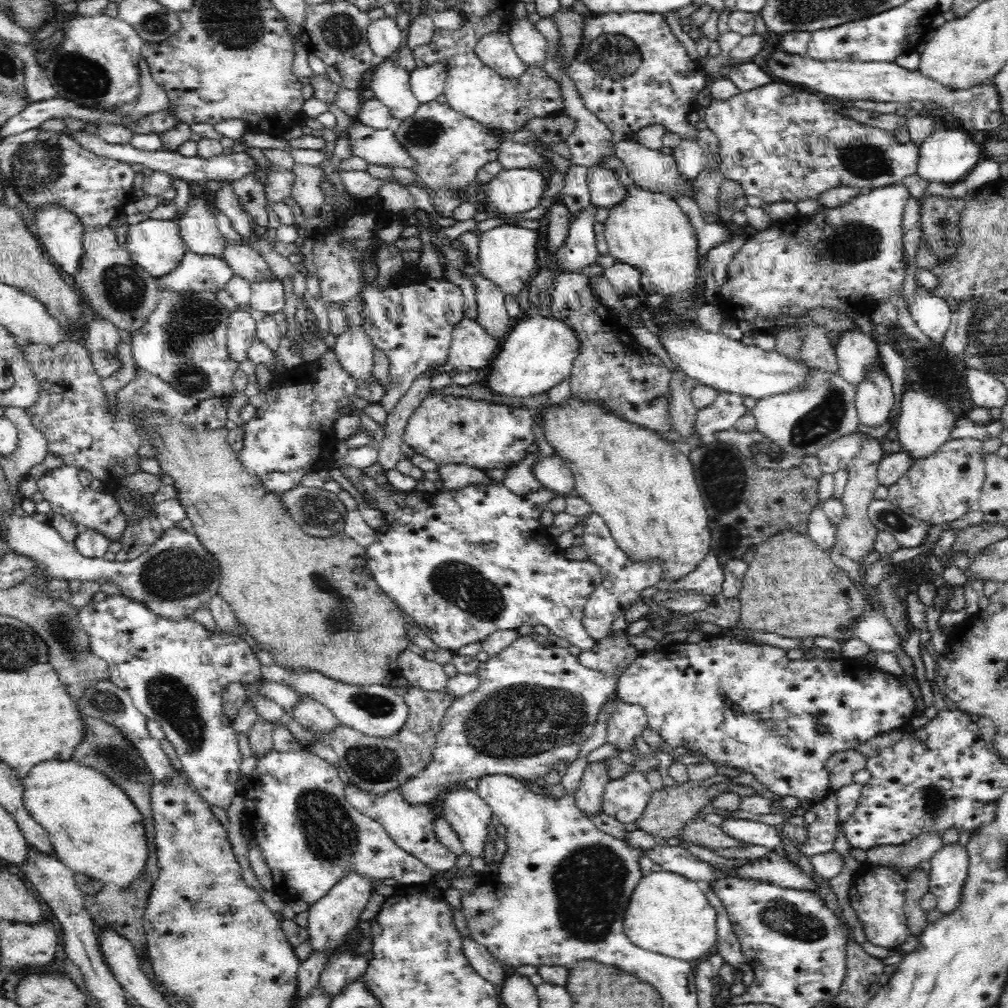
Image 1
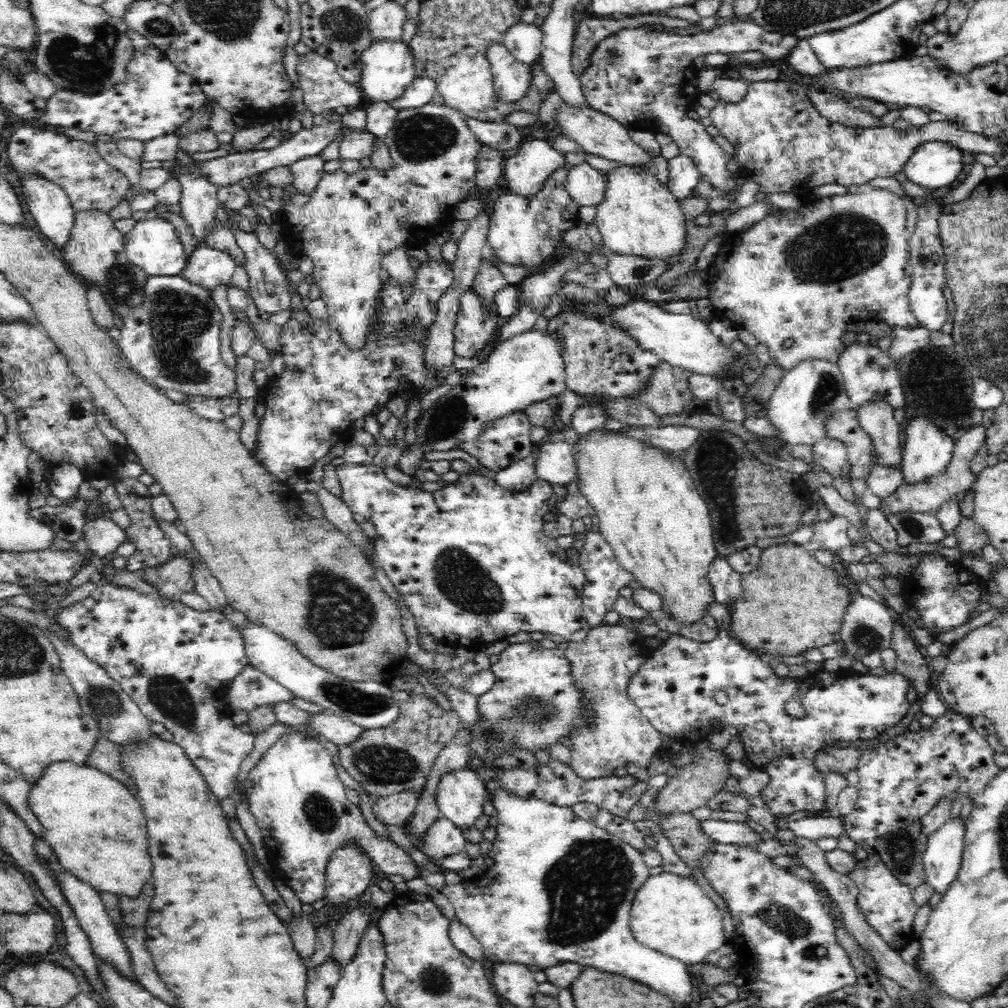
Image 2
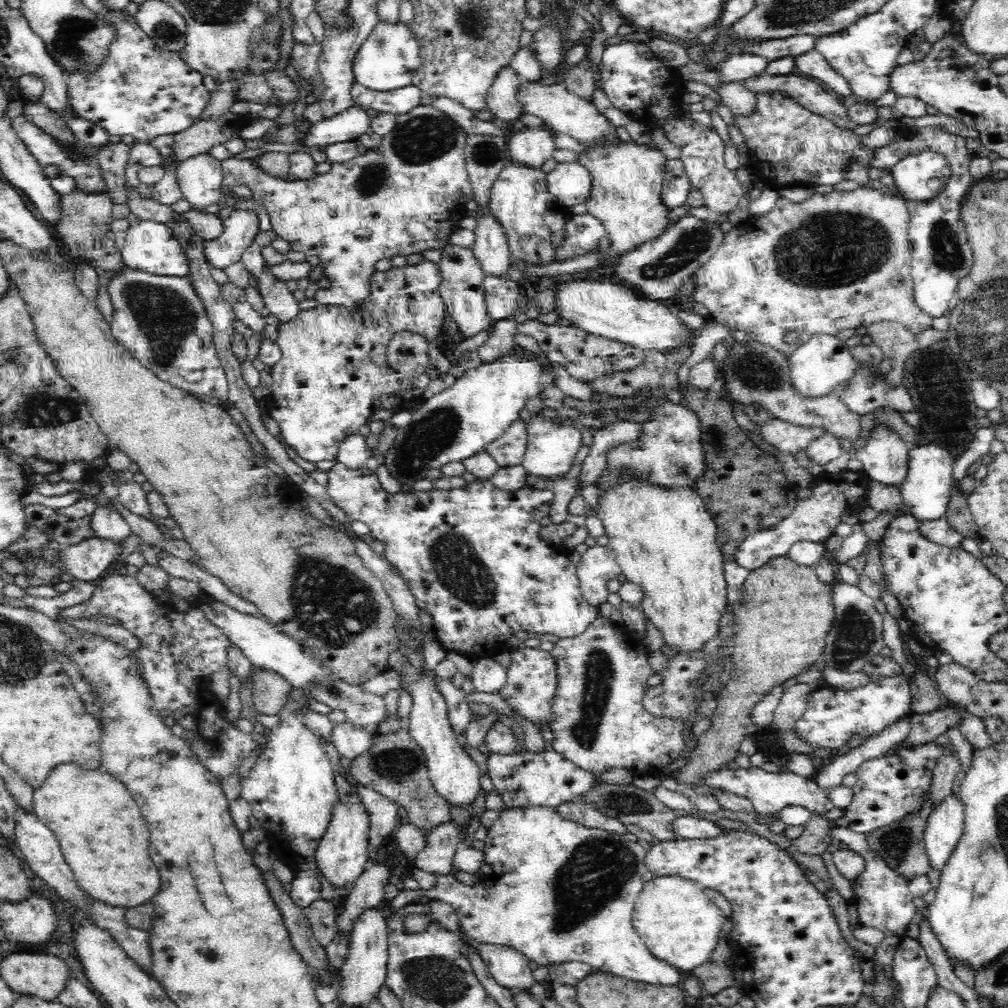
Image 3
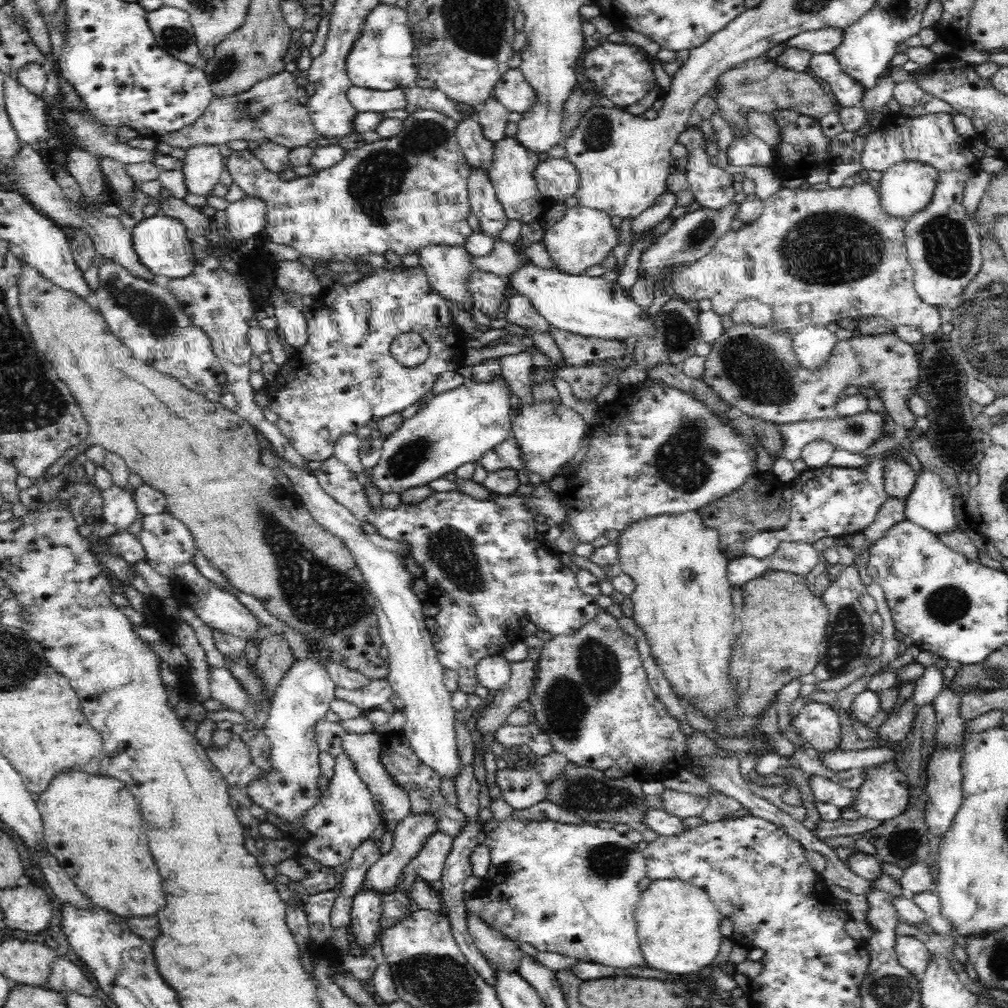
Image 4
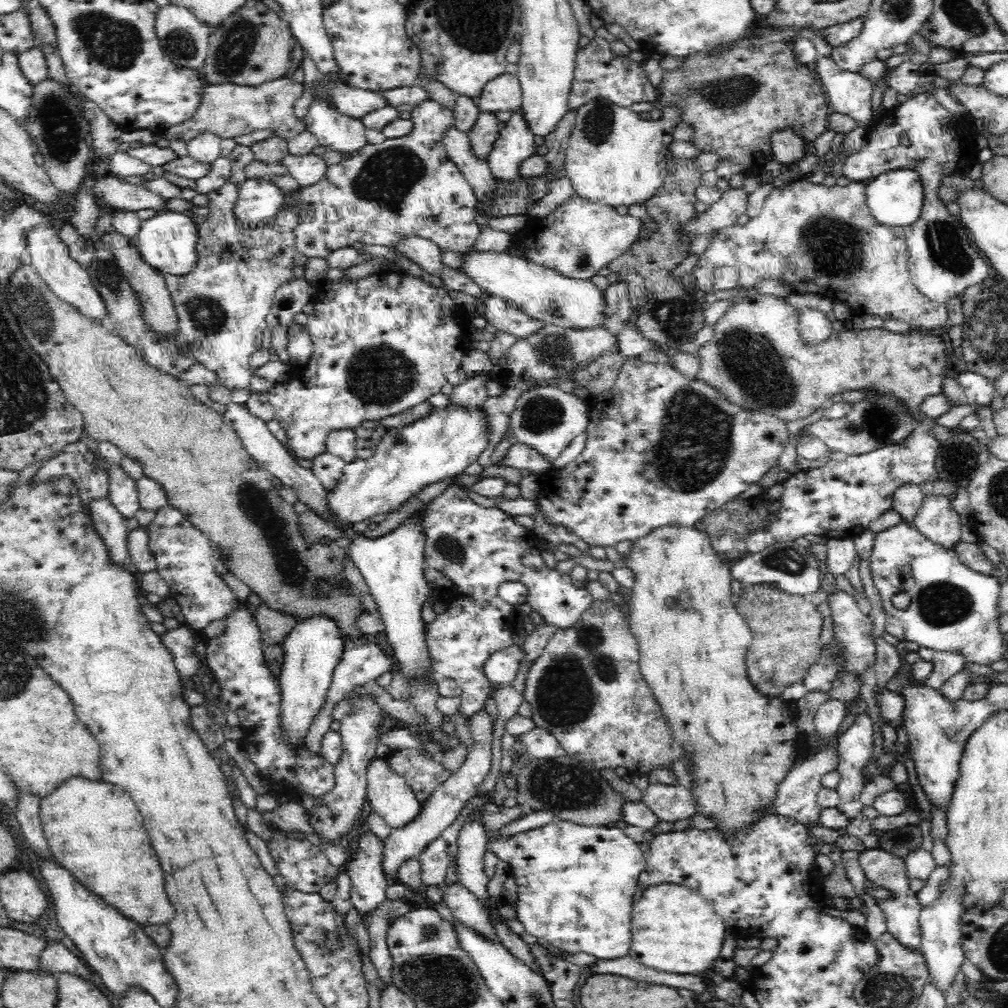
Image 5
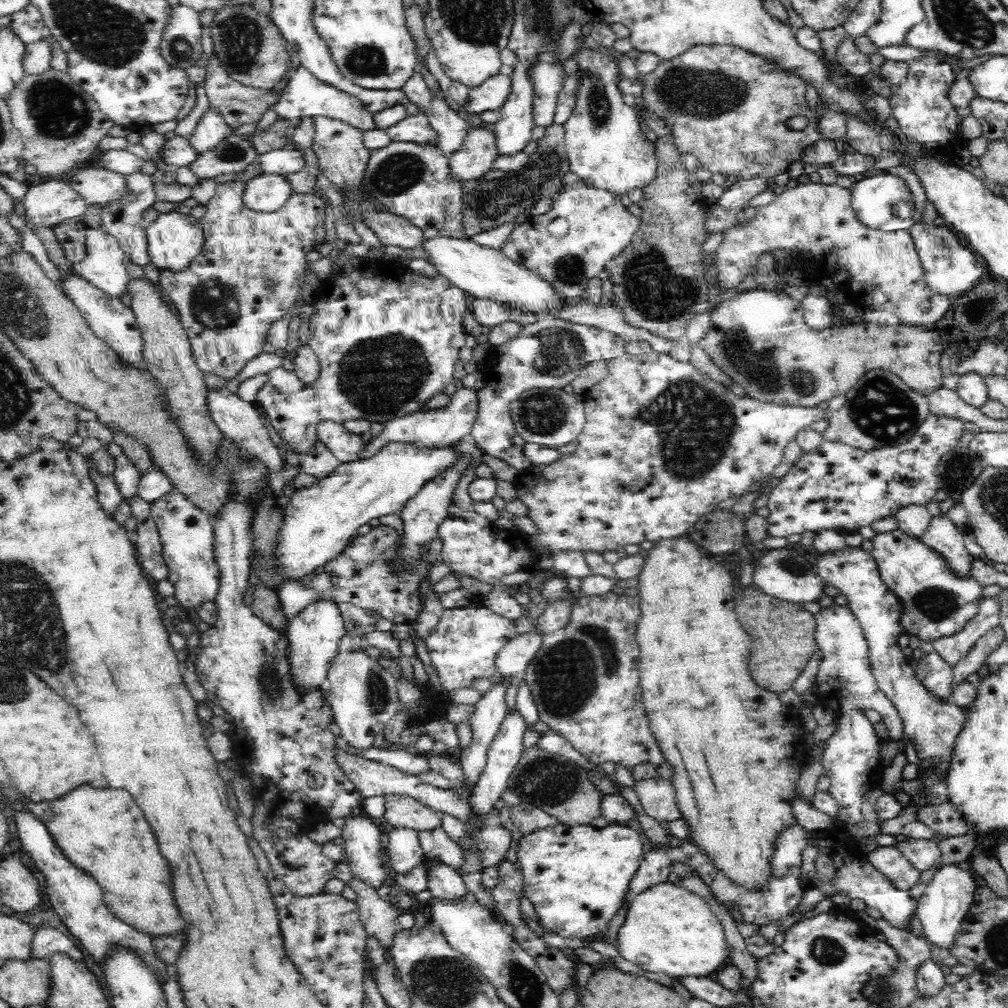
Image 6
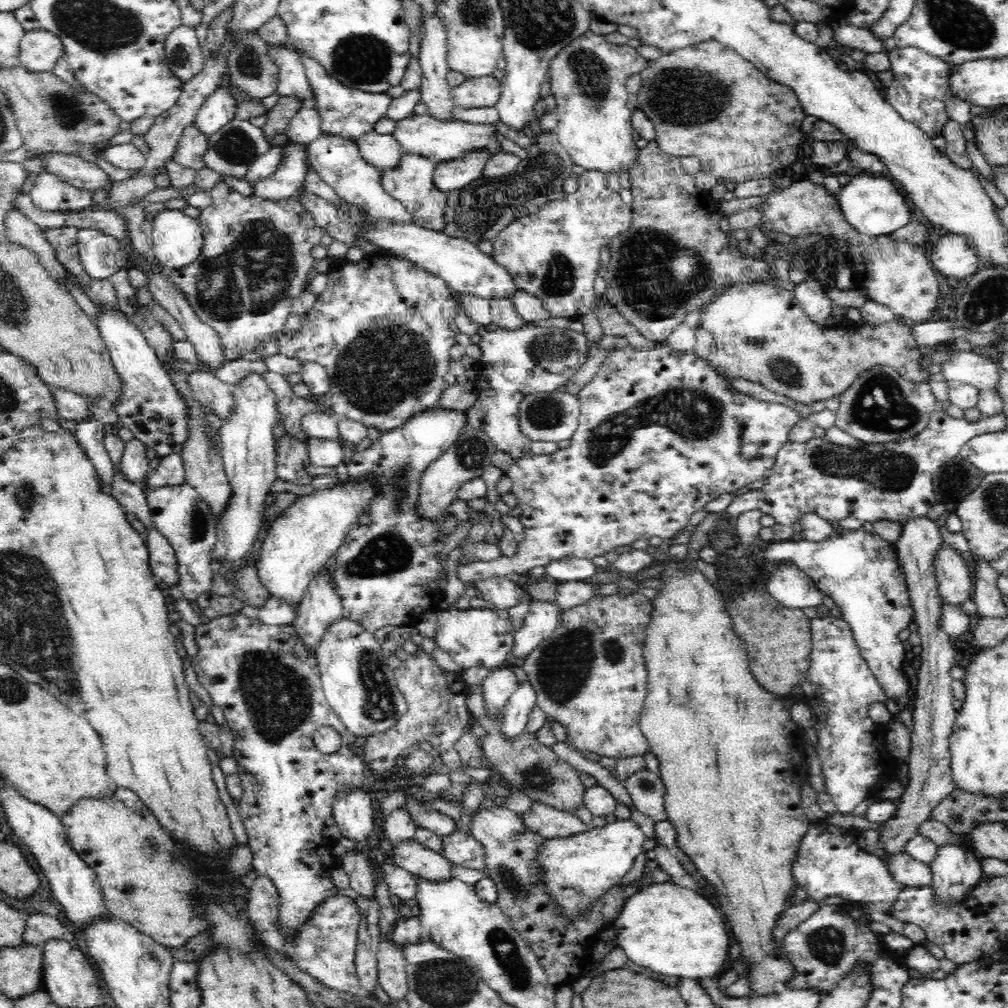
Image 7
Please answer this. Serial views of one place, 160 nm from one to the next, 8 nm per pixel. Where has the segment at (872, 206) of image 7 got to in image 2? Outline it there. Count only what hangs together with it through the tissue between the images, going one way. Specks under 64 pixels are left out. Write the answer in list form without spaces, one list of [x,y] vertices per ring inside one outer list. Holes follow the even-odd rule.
[[[930,141],[918,146],[904,164],[903,171],[910,182],[926,188],[929,194],[939,194],[948,190],[952,184],[958,183],[958,176],[962,174],[964,167],[964,153],[959,148],[944,141]]]

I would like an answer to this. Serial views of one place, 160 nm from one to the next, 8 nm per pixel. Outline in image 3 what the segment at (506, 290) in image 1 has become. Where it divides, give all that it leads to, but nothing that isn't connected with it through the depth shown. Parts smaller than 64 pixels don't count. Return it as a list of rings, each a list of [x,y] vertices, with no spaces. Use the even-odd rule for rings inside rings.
[[[508,160],[500,170],[489,195],[489,211],[501,224],[513,259],[534,264],[556,261],[556,248],[564,238],[564,224],[573,214],[548,191],[546,174],[541,168],[520,166]]]

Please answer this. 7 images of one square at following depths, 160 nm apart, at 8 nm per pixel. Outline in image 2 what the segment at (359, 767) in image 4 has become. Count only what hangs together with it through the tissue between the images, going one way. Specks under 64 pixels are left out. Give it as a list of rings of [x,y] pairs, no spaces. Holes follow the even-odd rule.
[[[327,712],[312,716],[307,724],[318,735],[324,736],[326,740],[332,742],[332,744],[336,744],[336,746],[357,740],[364,731],[362,726],[354,724],[337,714]]]

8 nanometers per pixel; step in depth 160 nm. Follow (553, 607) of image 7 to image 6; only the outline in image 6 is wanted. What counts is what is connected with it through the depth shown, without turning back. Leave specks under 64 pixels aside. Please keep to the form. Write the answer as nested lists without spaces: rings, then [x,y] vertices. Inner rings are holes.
[[[535,626],[528,633],[514,635],[496,655],[496,677],[514,678],[516,675],[524,675],[543,638]]]

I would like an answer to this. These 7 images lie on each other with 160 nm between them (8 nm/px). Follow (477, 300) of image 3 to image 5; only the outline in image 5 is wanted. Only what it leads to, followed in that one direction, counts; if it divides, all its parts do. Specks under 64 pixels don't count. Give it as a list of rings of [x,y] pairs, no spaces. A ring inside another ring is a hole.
[[[410,234],[398,239],[394,248],[432,276],[440,277],[442,274],[442,268],[445,267],[442,261],[443,250],[435,242]]]

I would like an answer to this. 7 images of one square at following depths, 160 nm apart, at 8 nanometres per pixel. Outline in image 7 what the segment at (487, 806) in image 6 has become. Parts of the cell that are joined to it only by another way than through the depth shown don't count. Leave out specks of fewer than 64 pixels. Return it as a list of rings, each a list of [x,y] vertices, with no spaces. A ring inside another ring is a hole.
[[[528,681],[518,684],[503,710],[501,734],[516,739],[527,731],[528,716],[536,702],[536,691]]]

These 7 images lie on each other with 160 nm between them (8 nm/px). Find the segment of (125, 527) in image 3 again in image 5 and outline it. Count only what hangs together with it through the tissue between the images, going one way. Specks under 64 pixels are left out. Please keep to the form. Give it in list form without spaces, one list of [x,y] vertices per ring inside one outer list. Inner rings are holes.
[[[112,465],[109,476],[109,496],[112,505],[116,507],[124,519],[135,517],[136,512],[140,510],[137,482],[128,477],[120,465]]]

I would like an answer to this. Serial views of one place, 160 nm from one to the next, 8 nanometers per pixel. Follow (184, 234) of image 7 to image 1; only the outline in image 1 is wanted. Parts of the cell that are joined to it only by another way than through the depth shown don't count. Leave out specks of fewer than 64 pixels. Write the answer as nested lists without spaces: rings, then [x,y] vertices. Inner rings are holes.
[[[149,218],[139,223],[129,225],[127,242],[125,244],[129,258],[142,268],[145,268],[154,278],[158,279],[166,273],[171,273],[180,266],[185,252],[185,242],[181,237],[180,225],[177,220],[156,220]]]

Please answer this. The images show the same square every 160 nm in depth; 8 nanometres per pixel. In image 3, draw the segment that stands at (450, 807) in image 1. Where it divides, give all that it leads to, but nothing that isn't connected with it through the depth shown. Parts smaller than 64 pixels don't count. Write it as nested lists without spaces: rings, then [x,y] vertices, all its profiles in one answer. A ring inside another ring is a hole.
[[[412,662],[412,666],[406,670],[406,676],[402,676],[402,688],[404,688],[404,690],[410,690],[410,692],[414,694],[414,706],[412,706],[408,716],[408,731],[410,737],[417,743],[420,750],[424,751],[429,770],[429,779],[432,781],[438,794],[449,806],[467,808],[476,800],[476,796],[478,796],[478,792],[480,792],[480,769],[478,769],[474,760],[457,742],[456,731],[453,729],[452,724],[450,724],[448,716],[446,716],[446,701],[443,695],[439,693],[439,686],[435,685],[435,676],[434,682],[432,682],[432,678],[430,678],[430,672],[426,672],[426,674],[422,676],[422,666],[420,666],[420,664],[416,666],[416,664],[418,664],[418,662]]]

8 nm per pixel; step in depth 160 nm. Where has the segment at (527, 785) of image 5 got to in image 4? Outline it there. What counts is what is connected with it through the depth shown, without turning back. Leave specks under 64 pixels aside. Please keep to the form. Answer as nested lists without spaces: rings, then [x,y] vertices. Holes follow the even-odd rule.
[[[572,763],[572,768],[564,772],[564,776],[554,778],[548,784],[548,801],[580,815],[582,819],[588,819],[590,823],[599,825],[628,824],[630,828],[638,830],[642,834],[642,840],[651,843],[659,834],[644,824],[644,812],[648,806],[644,801],[647,794],[642,790],[642,781],[630,776],[621,779],[608,778],[602,770],[596,770],[590,766],[578,766]]]

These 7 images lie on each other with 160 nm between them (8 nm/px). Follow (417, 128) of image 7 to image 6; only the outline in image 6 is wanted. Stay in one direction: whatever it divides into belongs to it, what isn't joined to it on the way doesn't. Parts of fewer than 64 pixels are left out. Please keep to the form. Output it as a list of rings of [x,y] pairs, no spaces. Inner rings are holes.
[[[422,113],[404,118],[385,132],[392,142],[414,142],[418,145],[432,144],[439,147],[439,135],[430,127],[430,122]]]

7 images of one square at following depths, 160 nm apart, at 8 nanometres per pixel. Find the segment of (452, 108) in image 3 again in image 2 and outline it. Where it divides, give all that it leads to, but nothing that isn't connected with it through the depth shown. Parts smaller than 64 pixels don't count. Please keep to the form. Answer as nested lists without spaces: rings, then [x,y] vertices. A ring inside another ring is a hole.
[[[469,117],[465,120],[476,139],[499,150],[506,157],[512,155],[526,137],[524,130],[511,124],[480,121]]]

